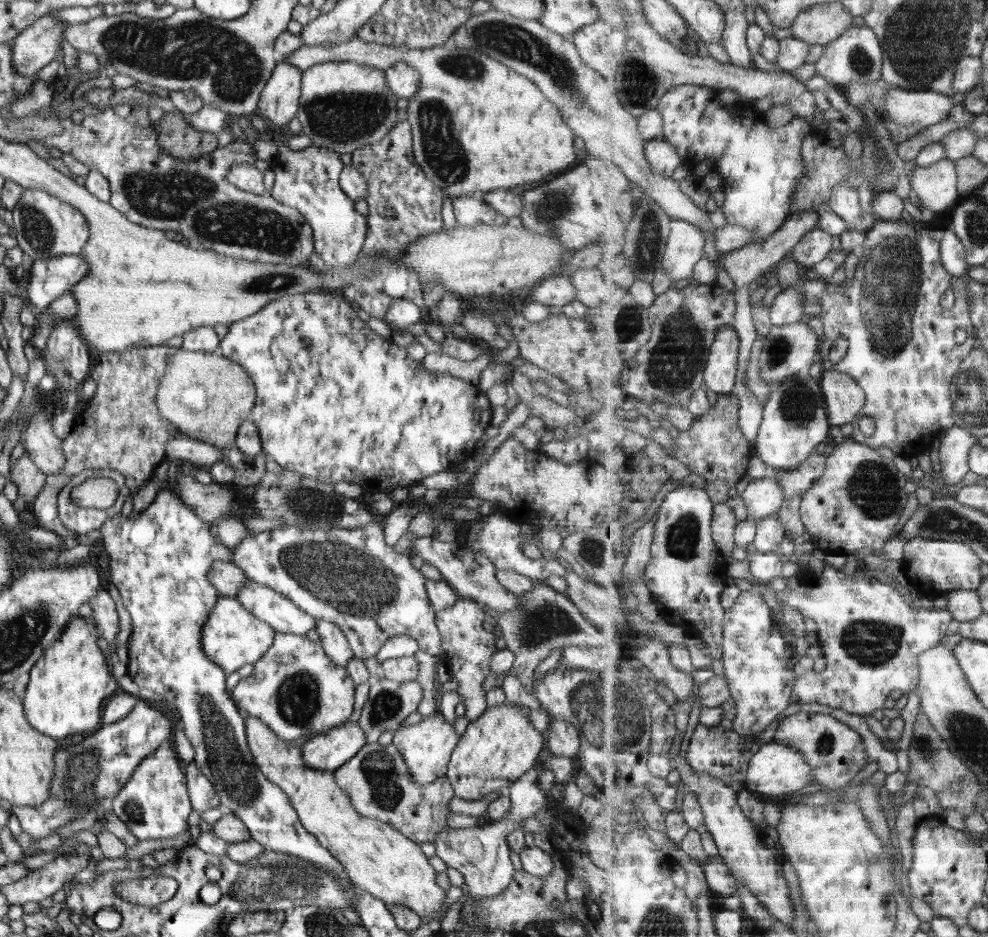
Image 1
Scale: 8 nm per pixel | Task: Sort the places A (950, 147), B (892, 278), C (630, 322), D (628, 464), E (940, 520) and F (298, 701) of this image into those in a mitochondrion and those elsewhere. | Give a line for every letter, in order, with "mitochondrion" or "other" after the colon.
A: other
B: mitochondrion
C: mitochondrion
D: other
E: mitochondrion
F: mitochondrion

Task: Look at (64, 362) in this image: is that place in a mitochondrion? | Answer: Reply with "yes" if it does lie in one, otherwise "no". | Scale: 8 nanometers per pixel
yes

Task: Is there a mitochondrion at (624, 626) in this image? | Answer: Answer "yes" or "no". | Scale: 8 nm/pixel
no

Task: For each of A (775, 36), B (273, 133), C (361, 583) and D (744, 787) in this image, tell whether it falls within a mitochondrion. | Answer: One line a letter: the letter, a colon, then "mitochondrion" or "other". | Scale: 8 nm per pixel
A: other
B: other
C: mitochondrion
D: other

